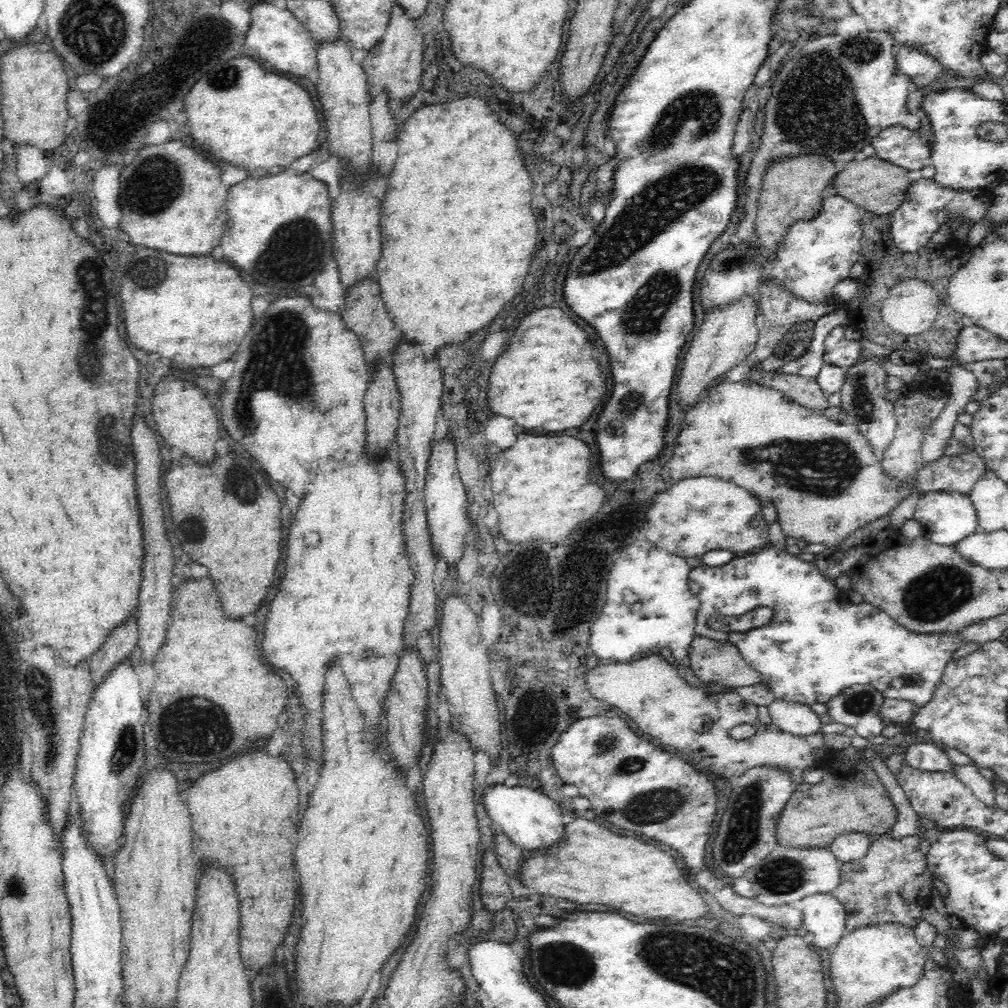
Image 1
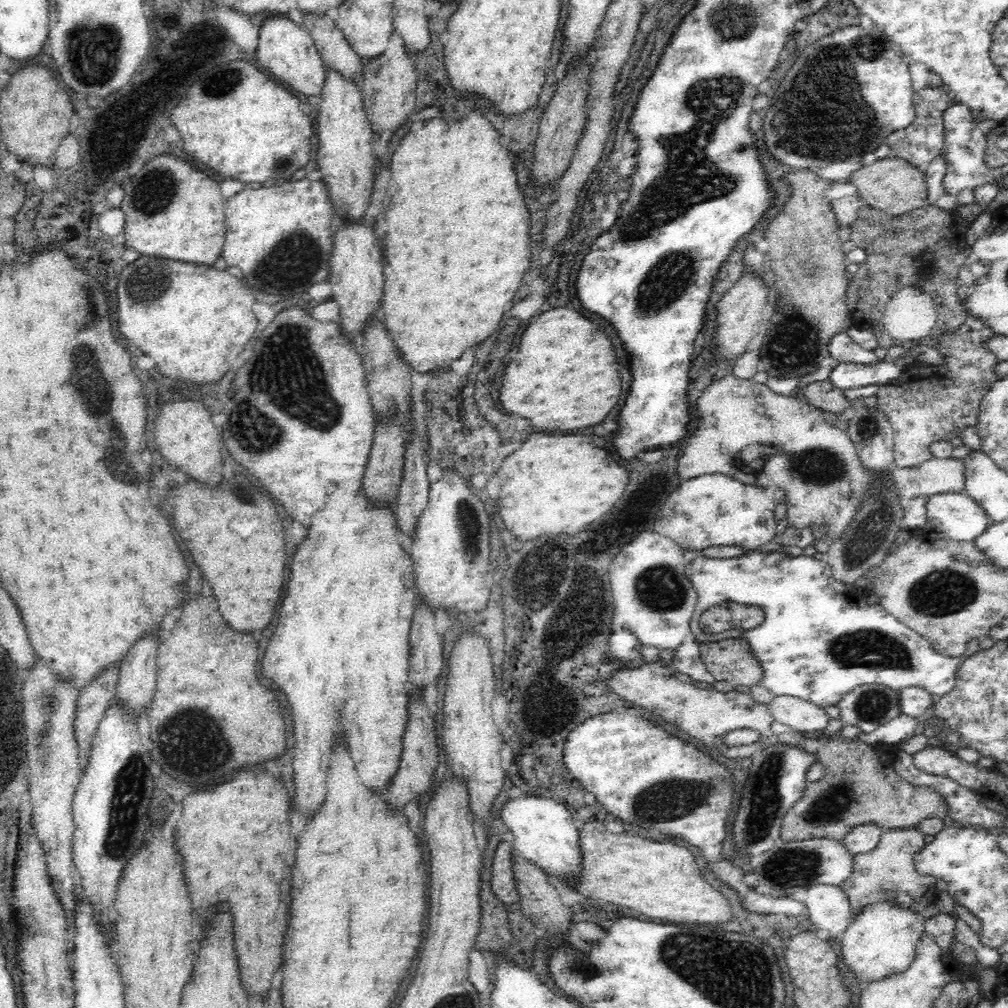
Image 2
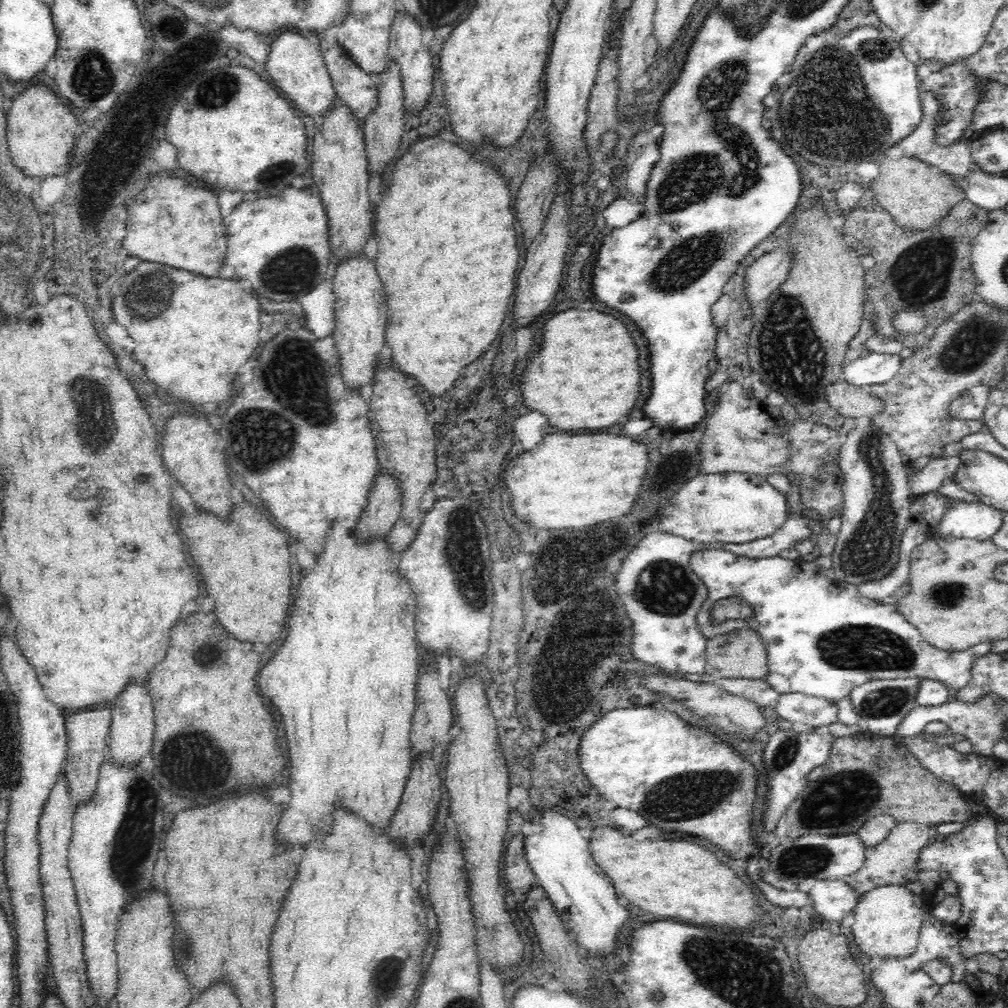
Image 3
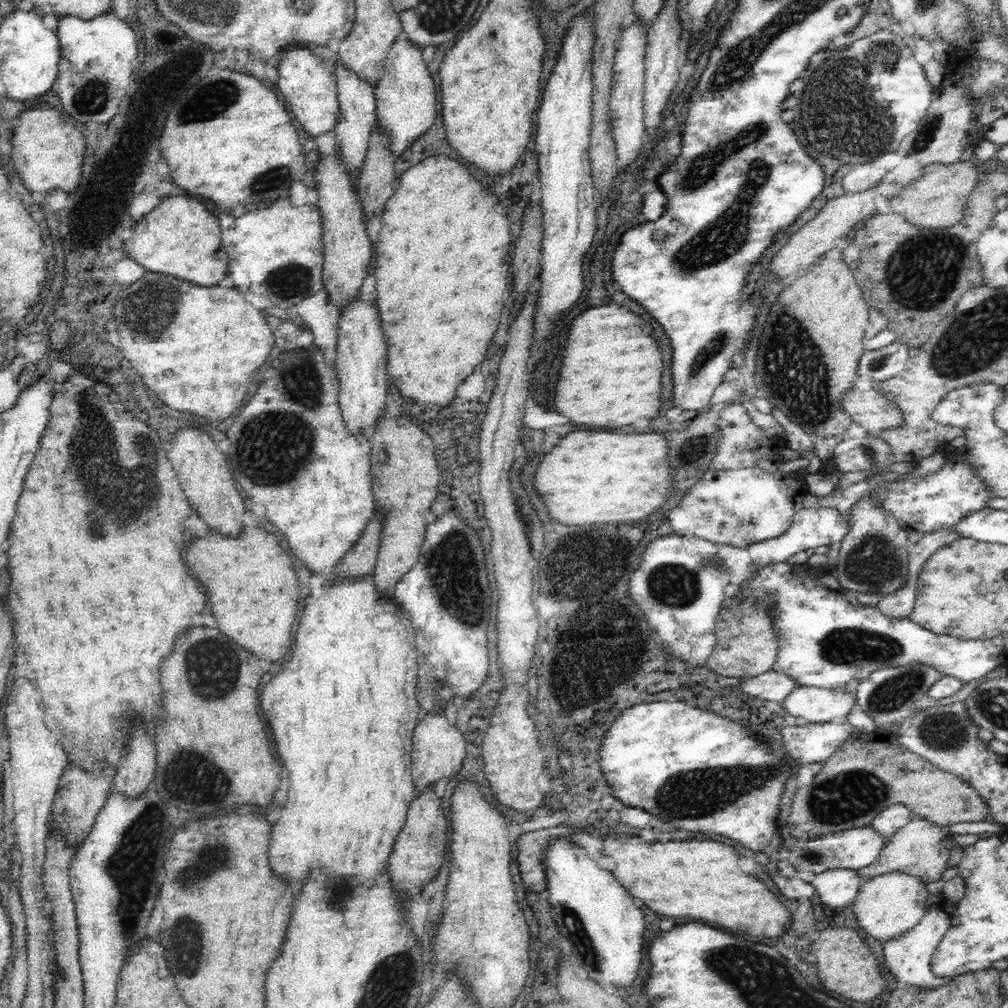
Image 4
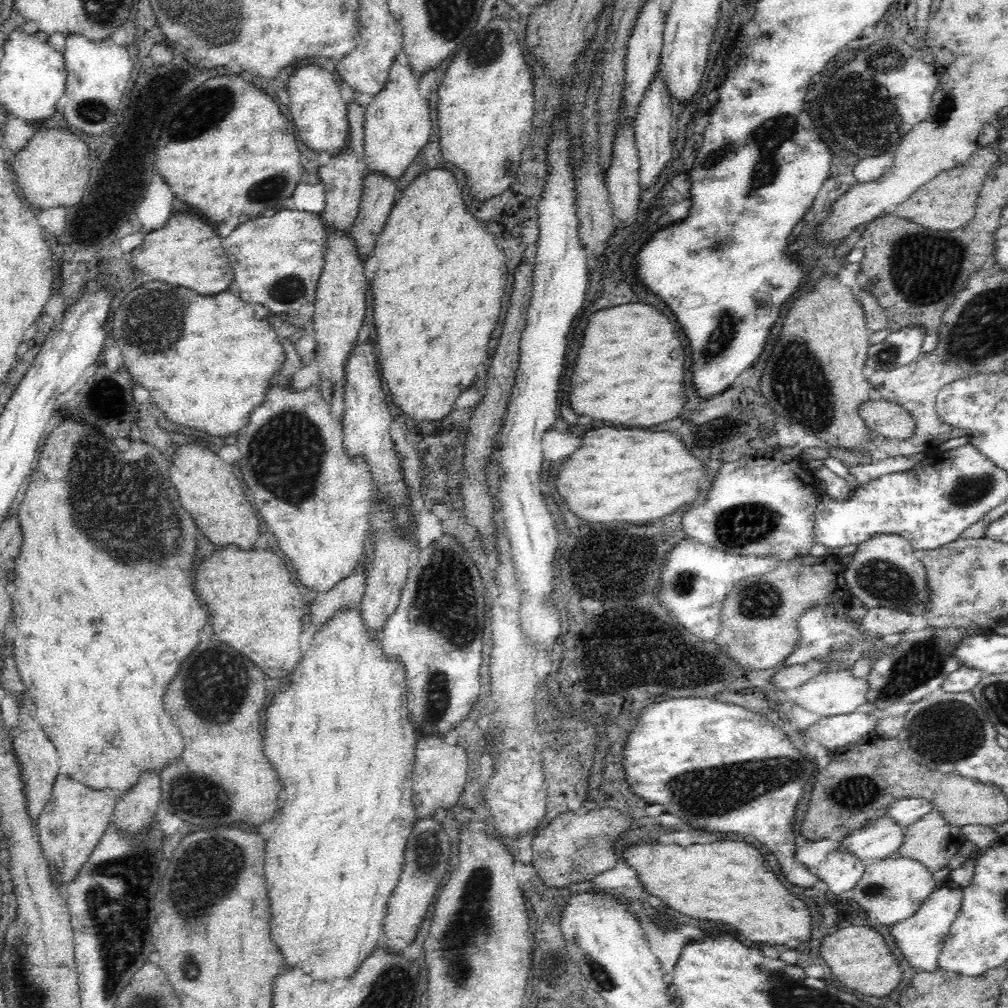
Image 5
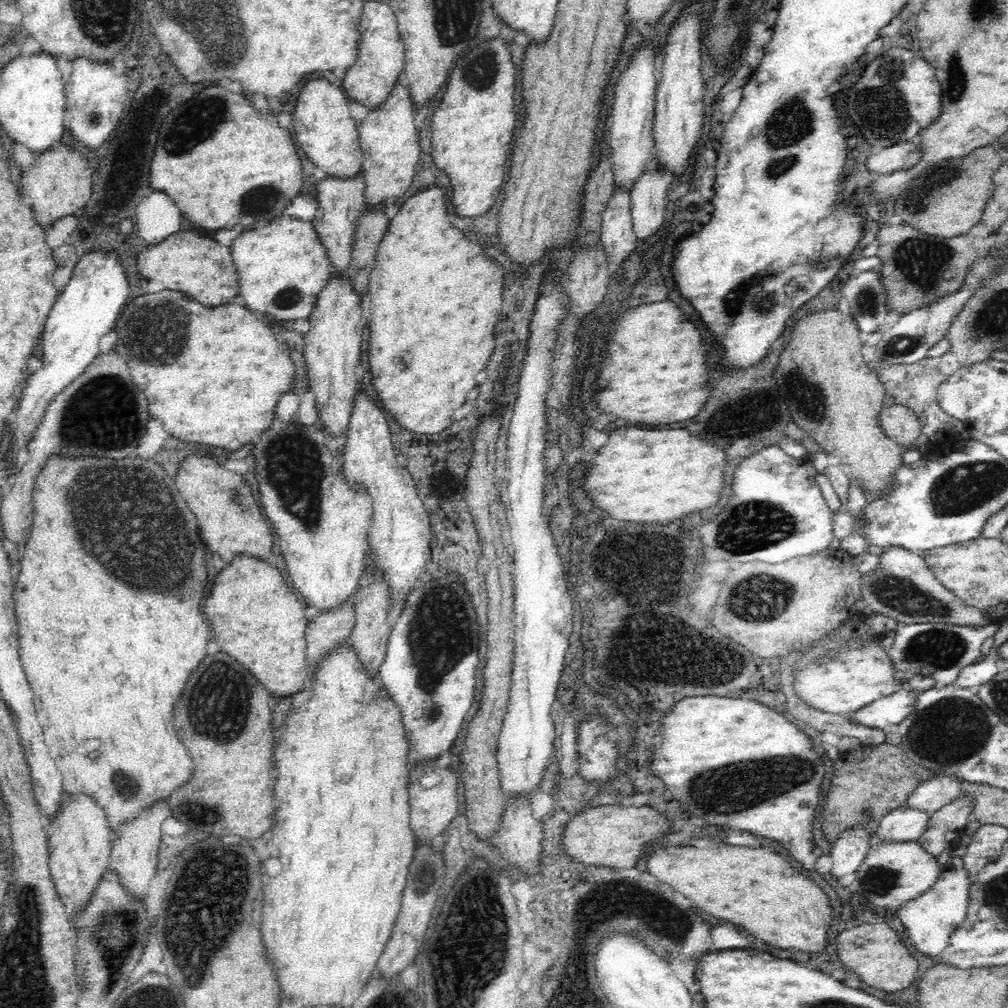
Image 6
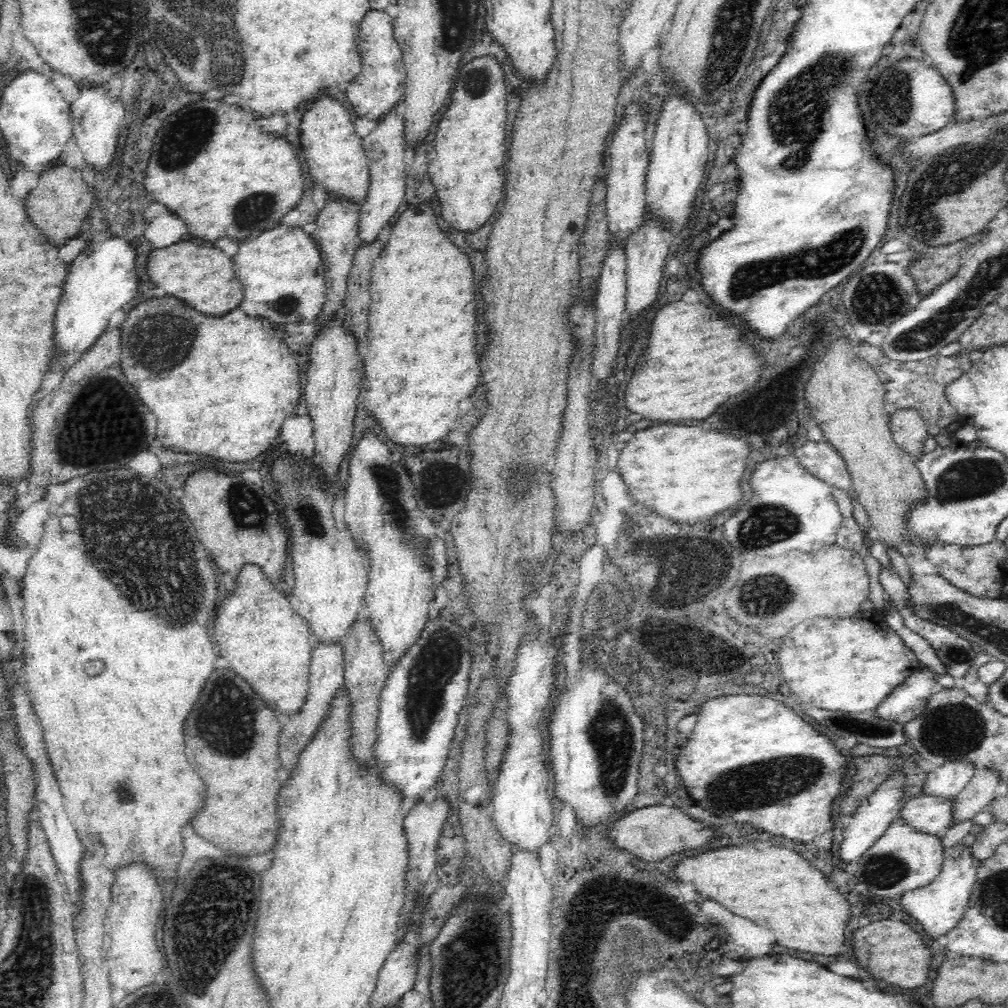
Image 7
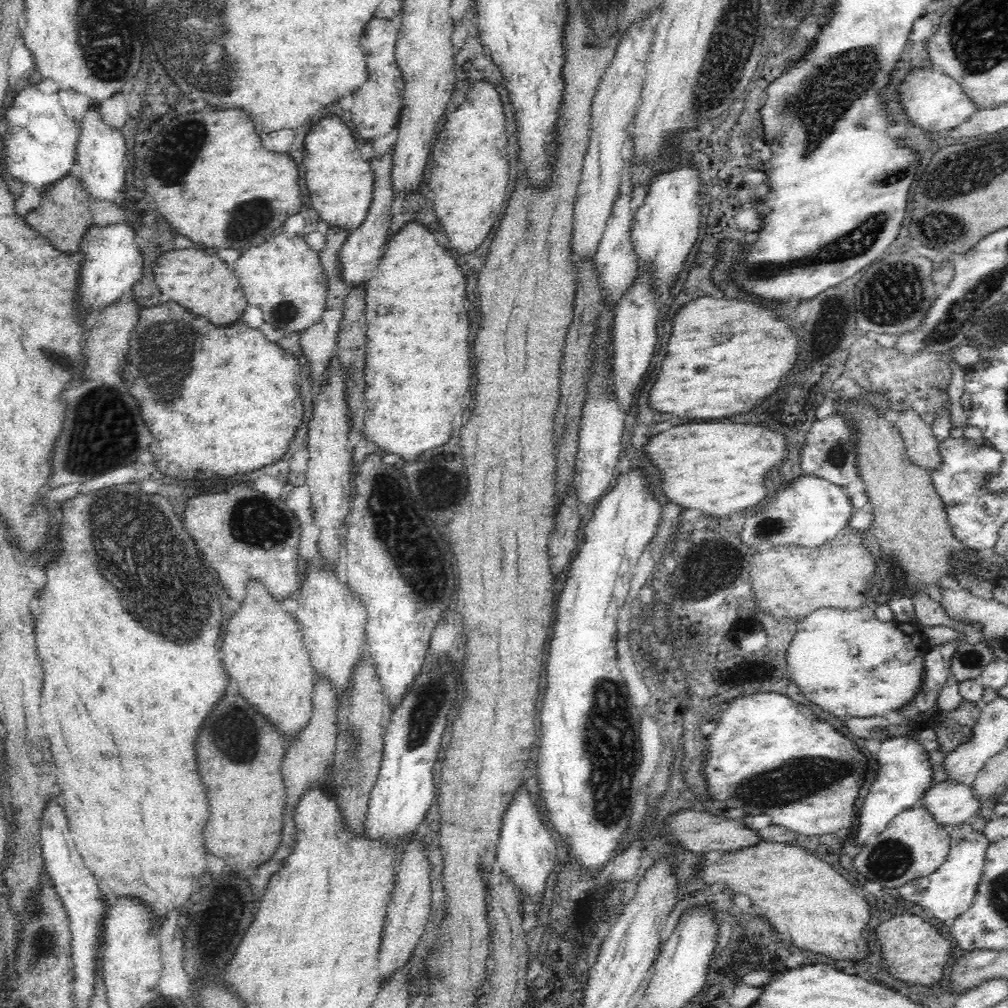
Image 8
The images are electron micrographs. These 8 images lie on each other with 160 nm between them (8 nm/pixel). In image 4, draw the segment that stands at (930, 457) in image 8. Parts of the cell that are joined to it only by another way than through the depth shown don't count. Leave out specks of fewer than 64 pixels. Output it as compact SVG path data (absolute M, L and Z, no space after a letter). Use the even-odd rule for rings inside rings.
M874 388L866 392L852 390L848 398L842 398L842 407L854 422L875 436L884 430L898 430L904 424L902 409Z

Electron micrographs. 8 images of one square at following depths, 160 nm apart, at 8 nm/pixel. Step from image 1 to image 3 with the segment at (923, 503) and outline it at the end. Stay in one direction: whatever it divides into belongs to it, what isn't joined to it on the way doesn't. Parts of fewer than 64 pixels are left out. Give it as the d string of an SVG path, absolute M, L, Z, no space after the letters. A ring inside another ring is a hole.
M958 500L934 531L942 537L991 540L1002 528L1004 513L982 502Z

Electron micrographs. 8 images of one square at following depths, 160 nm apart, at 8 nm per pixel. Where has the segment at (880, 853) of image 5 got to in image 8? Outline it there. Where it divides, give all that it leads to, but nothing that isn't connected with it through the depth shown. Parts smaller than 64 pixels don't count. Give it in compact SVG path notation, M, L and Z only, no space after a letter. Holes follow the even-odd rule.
M948 779L932 786L921 802L936 817L936 821L949 828L971 821L976 814L980 814L983 804L972 785L966 786L963 782Z

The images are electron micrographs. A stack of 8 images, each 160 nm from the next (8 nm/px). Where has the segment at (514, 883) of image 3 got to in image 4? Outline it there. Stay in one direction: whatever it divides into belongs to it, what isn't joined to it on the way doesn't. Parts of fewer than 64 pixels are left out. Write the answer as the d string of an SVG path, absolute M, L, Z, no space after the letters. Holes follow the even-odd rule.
M552 826L525 832L520 835L517 842L518 871L520 878L527 890L532 893L544 892L547 890L548 877L546 877L546 850L548 846L558 840L565 838L567 842L579 846L580 842L575 841L578 834L590 832L592 826Z

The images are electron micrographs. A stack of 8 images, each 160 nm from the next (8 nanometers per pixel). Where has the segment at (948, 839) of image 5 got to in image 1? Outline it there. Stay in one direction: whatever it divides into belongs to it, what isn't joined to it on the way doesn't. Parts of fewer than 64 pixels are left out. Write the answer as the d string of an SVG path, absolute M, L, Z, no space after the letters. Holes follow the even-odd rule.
M888 833L875 836L864 858L842 864L842 882L831 892L840 899L846 909L846 931L866 923L898 922L916 927L922 920L922 912L938 901L934 890L934 874L928 870L926 856L920 850L921 835L896 838Z

